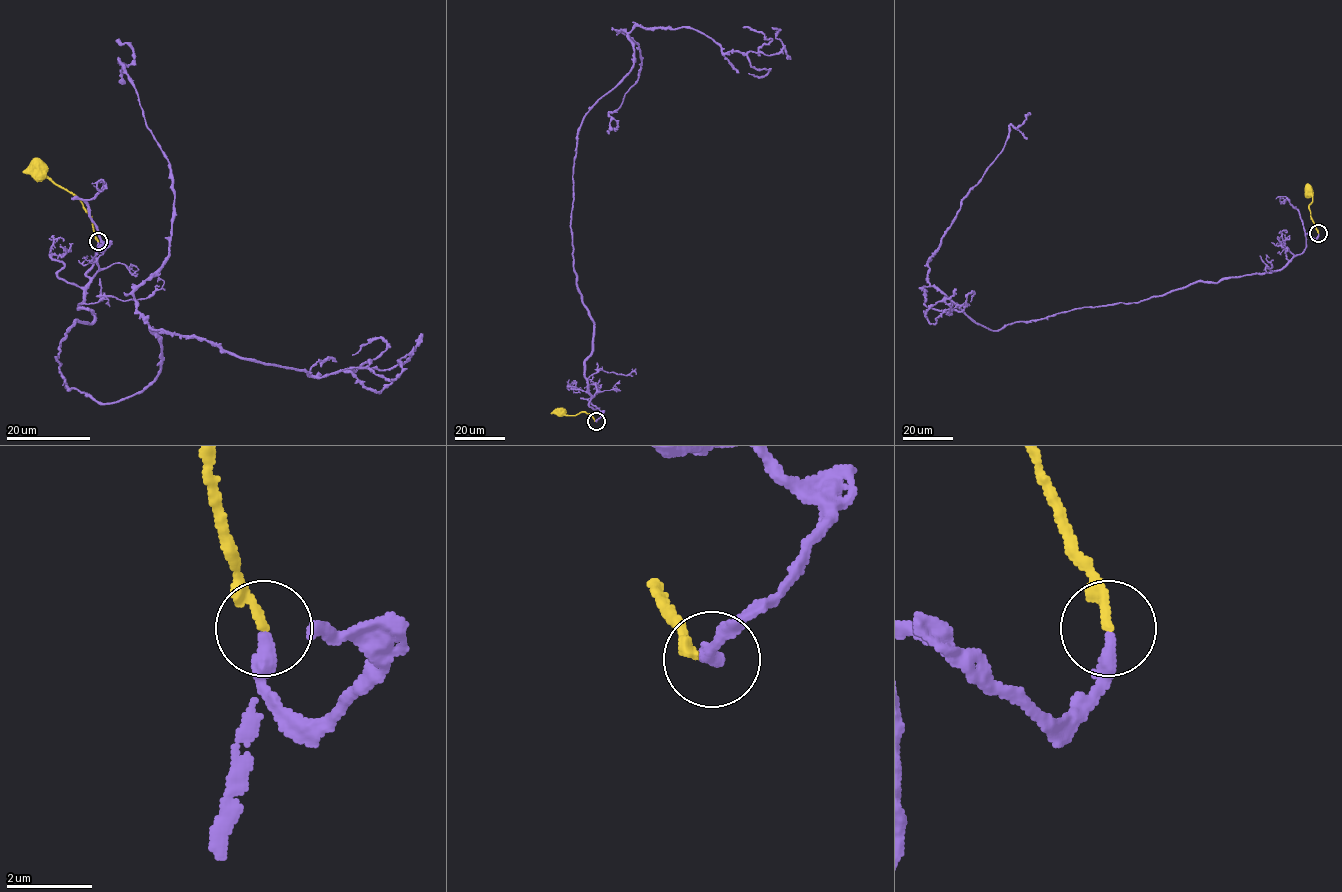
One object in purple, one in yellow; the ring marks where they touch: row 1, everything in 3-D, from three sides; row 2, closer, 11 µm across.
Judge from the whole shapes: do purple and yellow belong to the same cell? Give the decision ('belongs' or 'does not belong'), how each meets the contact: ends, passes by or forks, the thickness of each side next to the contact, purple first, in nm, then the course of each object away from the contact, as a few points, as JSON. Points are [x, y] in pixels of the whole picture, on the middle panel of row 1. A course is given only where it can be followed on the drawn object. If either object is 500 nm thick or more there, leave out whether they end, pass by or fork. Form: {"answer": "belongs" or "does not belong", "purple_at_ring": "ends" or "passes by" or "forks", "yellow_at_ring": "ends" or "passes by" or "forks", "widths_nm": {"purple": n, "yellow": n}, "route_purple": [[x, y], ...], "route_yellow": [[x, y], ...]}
{"answer": "belongs", "purple_at_ring": "ends", "yellow_at_ring": "ends", "widths_nm": {"purple": 320, "yellow": 200}, "route_purple": [[596, 421], [573, 167], [585, 113], [633, 65], [620, 30], [638, 44], [641, 69], [607, 132]], "route_yellow": [[596, 421], [590, 414], [582, 412], [567, 415], [559, 410]]}

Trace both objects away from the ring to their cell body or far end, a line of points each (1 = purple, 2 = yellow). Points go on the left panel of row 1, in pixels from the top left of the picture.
1: (98, 242), (94, 317), (55, 357), (118, 402), (160, 371), (134, 291), (174, 199), (116, 40)
2: (98, 241), (83, 205), (49, 179), (38, 177), (36, 172)

